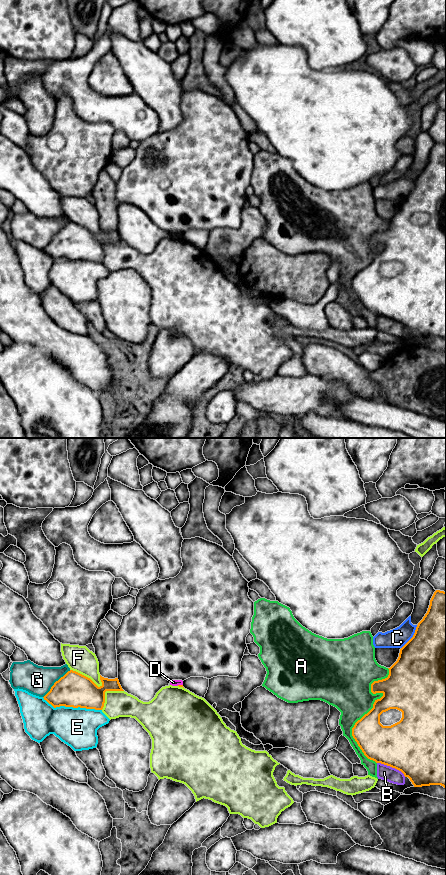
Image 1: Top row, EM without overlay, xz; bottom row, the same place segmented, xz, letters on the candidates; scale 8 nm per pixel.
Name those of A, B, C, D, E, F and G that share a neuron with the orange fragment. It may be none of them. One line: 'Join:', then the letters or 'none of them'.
Join: none of them

